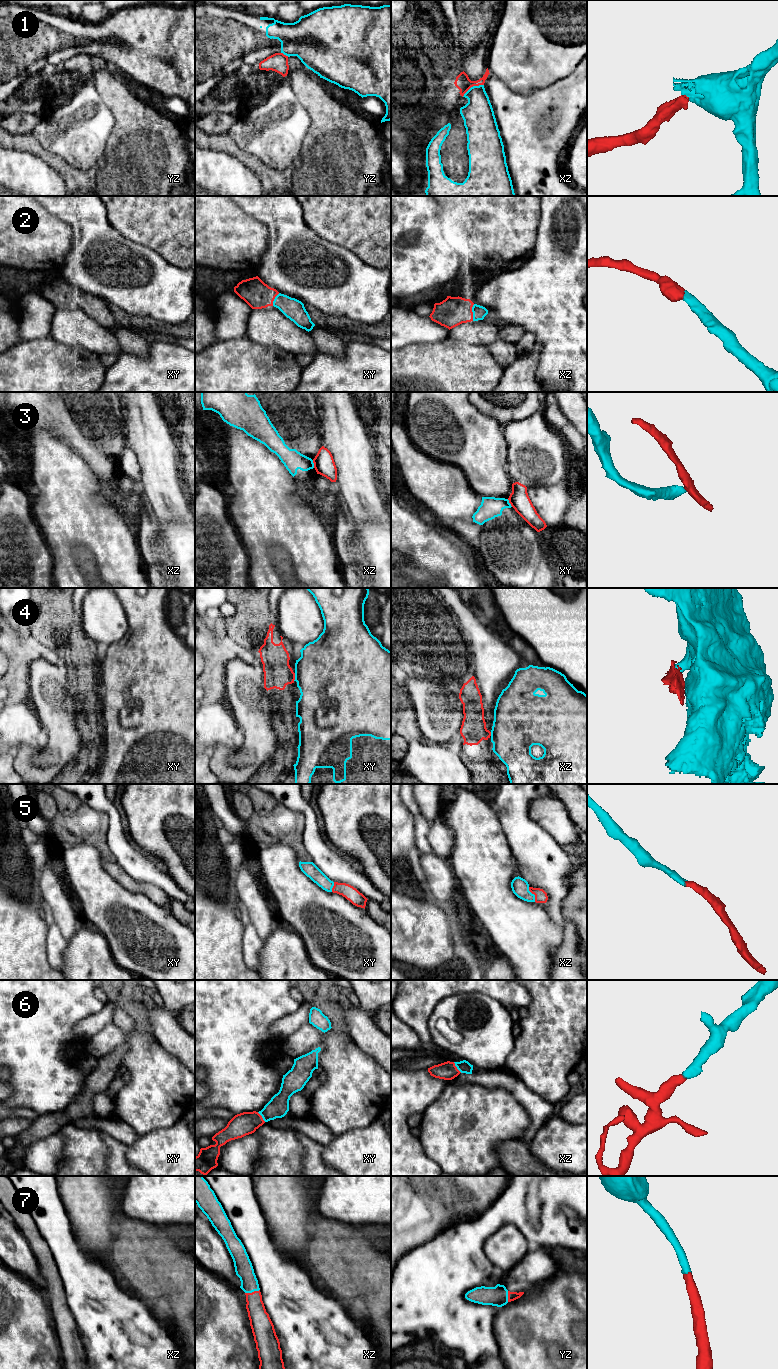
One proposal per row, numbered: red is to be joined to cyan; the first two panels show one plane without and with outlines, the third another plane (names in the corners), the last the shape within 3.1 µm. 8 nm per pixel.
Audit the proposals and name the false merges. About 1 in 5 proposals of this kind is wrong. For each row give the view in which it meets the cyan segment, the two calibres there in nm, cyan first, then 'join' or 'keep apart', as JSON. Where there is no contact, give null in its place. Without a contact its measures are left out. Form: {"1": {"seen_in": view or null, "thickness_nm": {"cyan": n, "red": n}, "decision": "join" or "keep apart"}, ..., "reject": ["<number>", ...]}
{"1": {"seen_in": "xz", "thickness_nm": {"cyan": 260, "red": 120}, "decision": "keep apart"}, "2": {"seen_in": "xz", "thickness_nm": {"cyan": 110, "red": 240}, "decision": "join"}, "3": {"seen_in": "xz", "thickness_nm": {"cyan": 160, "red": 170}, "decision": "keep apart"}, "4": {"seen_in": "xy", "thickness_nm": {"cyan": 500, "red": 220}, "decision": "keep apart"}, "5": {"seen_in": "xz", "thickness_nm": {"cyan": 140, "red": 100}, "decision": "join"}, "6": {"seen_in": "xz", "thickness_nm": {"cyan": 100, "red": 140}, "decision": "join"}, "7": {"seen_in": "xz", "thickness_nm": {"cyan": 150, "red": 160}, "decision": "join"}, "reject": ["1", "3", "4"]}

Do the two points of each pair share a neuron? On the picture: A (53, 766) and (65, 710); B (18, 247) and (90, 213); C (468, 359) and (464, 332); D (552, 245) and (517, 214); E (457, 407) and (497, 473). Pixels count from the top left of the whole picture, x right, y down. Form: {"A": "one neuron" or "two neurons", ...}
{"A": "one neuron", "B": "two neurons", "C": "two neurons", "D": "two neurons", "E": "one neuron"}

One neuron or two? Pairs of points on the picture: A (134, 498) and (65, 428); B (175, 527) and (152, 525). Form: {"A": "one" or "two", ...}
{"A": "one", "B": "one"}

